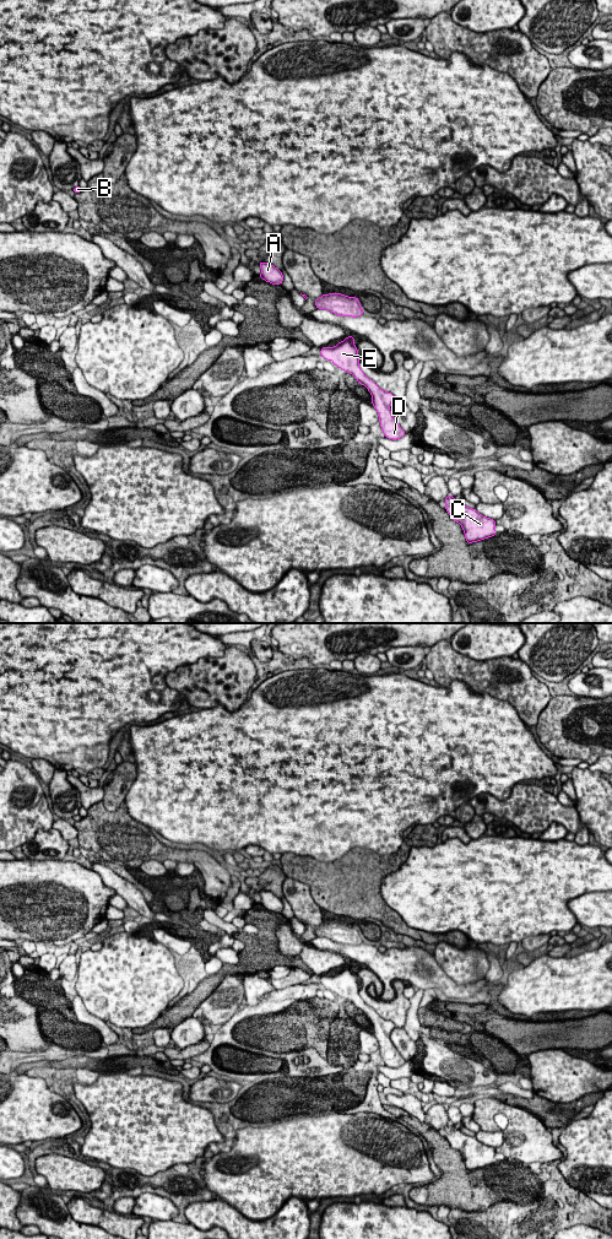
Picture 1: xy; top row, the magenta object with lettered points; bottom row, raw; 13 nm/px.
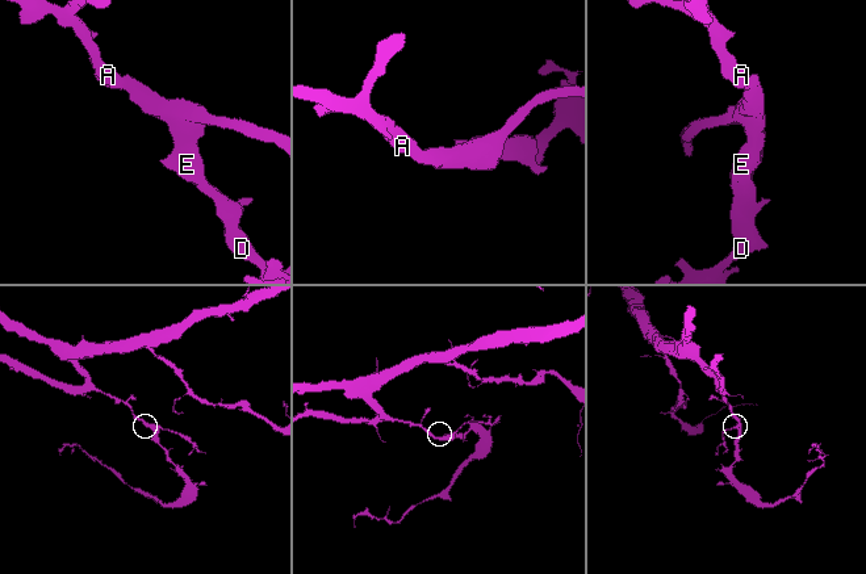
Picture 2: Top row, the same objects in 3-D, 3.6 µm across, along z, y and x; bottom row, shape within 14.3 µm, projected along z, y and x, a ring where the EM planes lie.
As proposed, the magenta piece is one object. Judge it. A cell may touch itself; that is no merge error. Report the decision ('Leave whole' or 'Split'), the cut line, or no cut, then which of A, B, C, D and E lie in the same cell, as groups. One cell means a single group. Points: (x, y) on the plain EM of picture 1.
Leave whole. No split. Groups: A B C D E

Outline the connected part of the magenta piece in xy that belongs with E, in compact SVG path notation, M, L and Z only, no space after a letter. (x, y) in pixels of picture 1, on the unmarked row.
M350 963L335 975L323 975L320 984L326 989L331 988L332 992L351 1001L357 1007L358 1012L362 1012L368 1017L372 1023L372 1033L378 1040L380 1055L385 1066L396 1068L405 1065L405 1059L400 1055L390 1039L395 1024L391 1021L380 1017L363 1001L358 992L359 983L353 964Z

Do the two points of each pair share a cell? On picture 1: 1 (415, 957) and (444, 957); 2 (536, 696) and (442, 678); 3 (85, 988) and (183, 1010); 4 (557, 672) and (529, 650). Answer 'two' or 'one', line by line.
1: two
2: one
3: two
4: one

